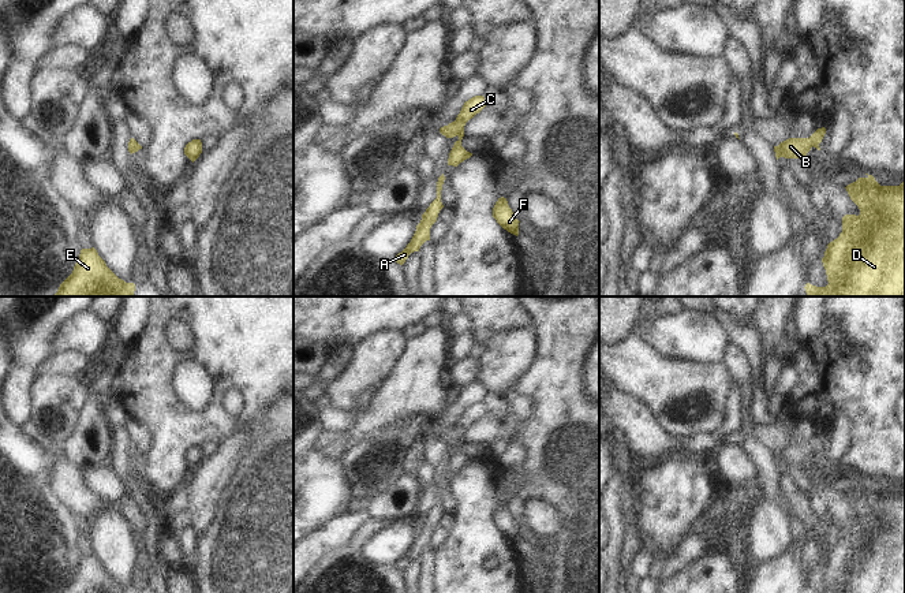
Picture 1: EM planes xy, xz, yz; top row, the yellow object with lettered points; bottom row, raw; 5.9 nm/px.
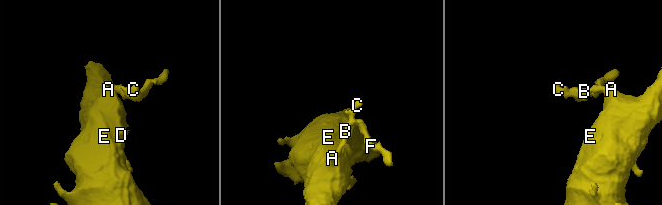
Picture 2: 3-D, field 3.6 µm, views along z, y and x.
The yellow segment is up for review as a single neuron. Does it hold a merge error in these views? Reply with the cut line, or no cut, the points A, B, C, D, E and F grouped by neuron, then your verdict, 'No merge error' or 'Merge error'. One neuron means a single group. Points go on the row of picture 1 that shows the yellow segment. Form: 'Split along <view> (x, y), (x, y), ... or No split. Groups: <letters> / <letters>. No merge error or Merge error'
No split. Groups: A B C D E F. No merge error.

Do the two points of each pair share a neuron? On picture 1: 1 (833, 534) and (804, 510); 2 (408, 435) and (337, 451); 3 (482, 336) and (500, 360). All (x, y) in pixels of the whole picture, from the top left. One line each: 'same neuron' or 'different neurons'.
1: same neuron
2: different neurons
3: different neurons

